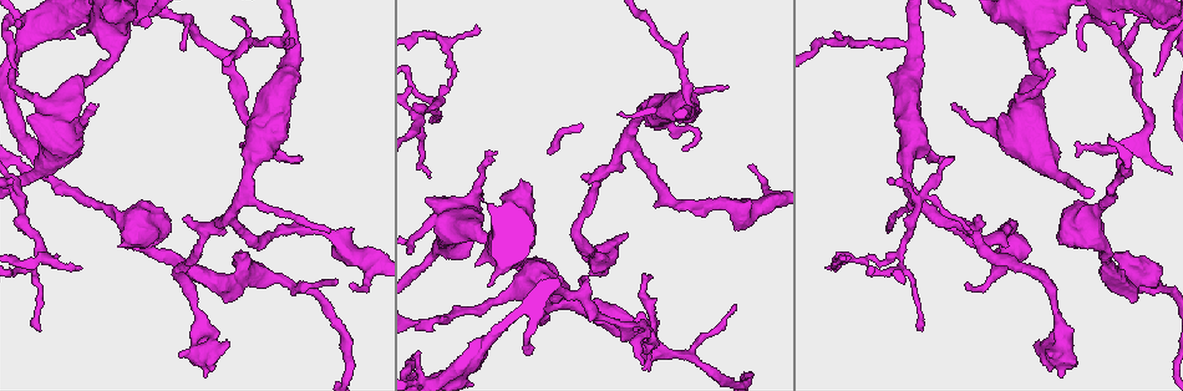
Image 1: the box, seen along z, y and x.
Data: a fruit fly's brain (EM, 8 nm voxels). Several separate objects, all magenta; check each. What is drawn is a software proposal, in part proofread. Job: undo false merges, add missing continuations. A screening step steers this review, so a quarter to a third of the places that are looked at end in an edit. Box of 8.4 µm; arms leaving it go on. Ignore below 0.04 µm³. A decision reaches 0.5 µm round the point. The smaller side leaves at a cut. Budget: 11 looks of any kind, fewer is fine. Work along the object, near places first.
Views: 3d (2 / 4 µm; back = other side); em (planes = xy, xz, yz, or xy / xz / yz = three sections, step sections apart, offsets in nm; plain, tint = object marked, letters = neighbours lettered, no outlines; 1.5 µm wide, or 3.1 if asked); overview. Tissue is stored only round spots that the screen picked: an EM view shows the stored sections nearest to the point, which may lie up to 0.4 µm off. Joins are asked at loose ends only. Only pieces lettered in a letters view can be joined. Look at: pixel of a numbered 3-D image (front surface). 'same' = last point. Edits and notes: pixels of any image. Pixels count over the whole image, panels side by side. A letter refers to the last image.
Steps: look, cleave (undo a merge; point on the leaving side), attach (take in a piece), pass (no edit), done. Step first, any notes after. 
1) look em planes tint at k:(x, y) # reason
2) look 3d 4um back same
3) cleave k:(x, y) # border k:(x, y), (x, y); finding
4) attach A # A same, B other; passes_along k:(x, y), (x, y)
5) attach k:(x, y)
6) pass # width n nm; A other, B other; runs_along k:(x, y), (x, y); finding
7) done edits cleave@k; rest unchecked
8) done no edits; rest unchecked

look 3d 4um at 1:(497, 152) # an open end

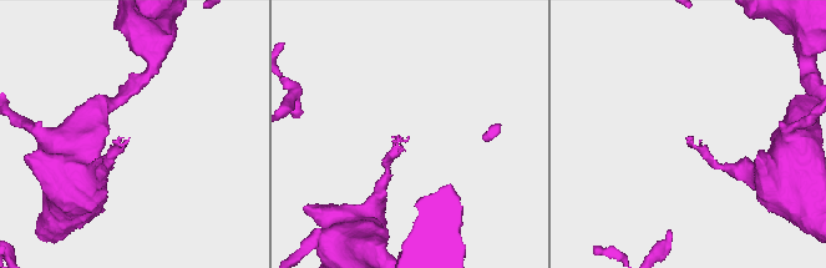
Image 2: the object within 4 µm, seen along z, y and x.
look em xz step 8 letters at 2:(689, 137) # shape alone is not enough

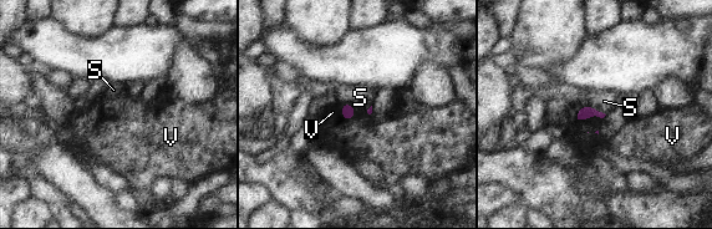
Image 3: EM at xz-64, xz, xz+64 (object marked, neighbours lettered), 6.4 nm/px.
look em planes letters same # another direction

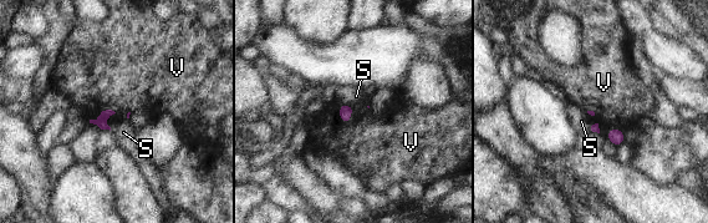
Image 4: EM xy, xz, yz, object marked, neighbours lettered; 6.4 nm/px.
pass # S other, V other; border 4:(116, 112), (103, 109), (90, 120); none of them fits

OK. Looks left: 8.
look em xy step 4 tint at 1:(42, 251) # three arms meet

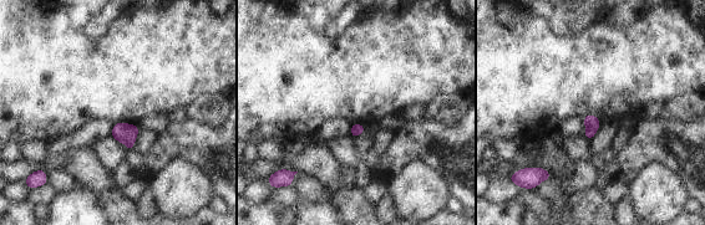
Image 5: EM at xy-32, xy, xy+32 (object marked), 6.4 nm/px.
look em planes tint same

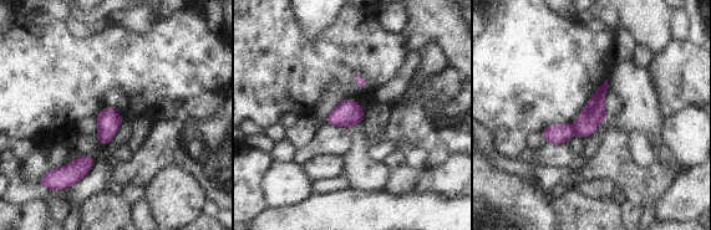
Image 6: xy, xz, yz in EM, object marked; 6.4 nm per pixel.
look em planes letters same

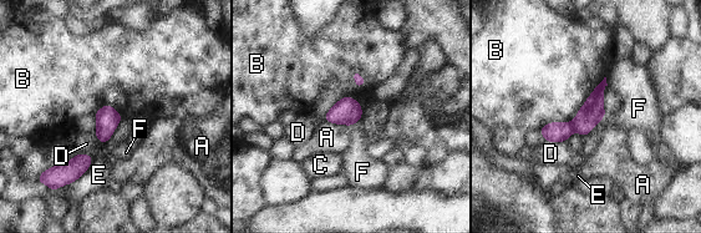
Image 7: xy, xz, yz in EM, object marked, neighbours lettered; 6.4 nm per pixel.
cleave 7:(557, 132) # width 160 nm; A other, B other, C other, D other, E other, F other; border 7:(572, 122), (574, 130); two neurons meet here

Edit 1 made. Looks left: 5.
look overview # see it whole again

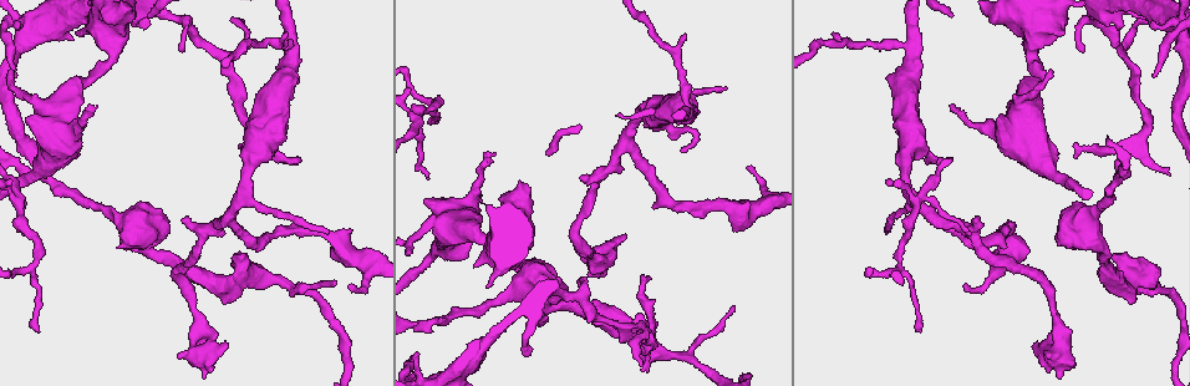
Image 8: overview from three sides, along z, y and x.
look em planes letters at 8:(907, 47) # small branch off a trunk

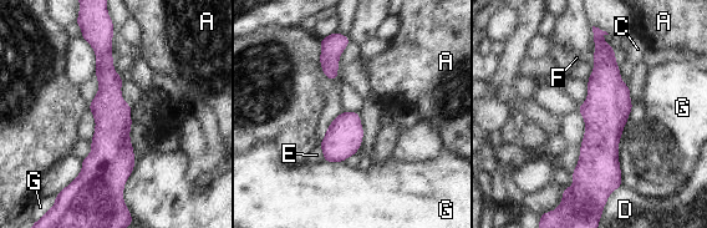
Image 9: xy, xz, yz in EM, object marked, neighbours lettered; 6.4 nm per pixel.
pass # A other, C other, D other, E other, F other, G other; continuous, no second neuron

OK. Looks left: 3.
look 3d 2um at 8:(473, 265) # free end

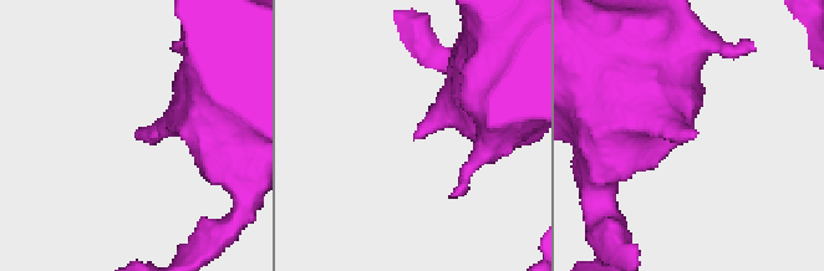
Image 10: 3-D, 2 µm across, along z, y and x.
look em xz step 4 tint at 10:(415, 136) # now the EM

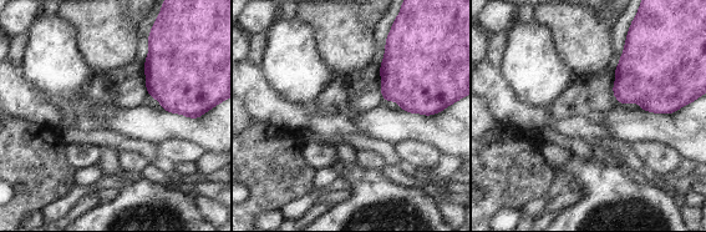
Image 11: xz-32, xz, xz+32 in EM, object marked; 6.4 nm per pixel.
look em xy step 4 letters same

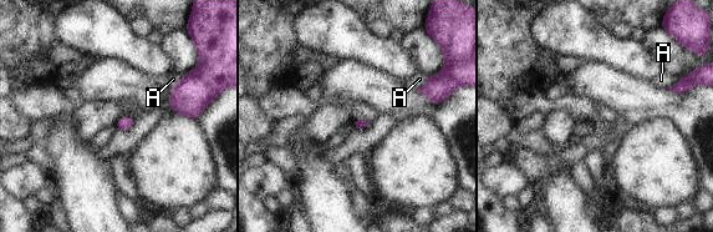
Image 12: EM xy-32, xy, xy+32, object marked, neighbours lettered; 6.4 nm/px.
pass # A other; border 12:(428, 76), (416, 89); no lettered piece goes on from it

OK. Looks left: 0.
done edits cleave@7; rest unchecked

